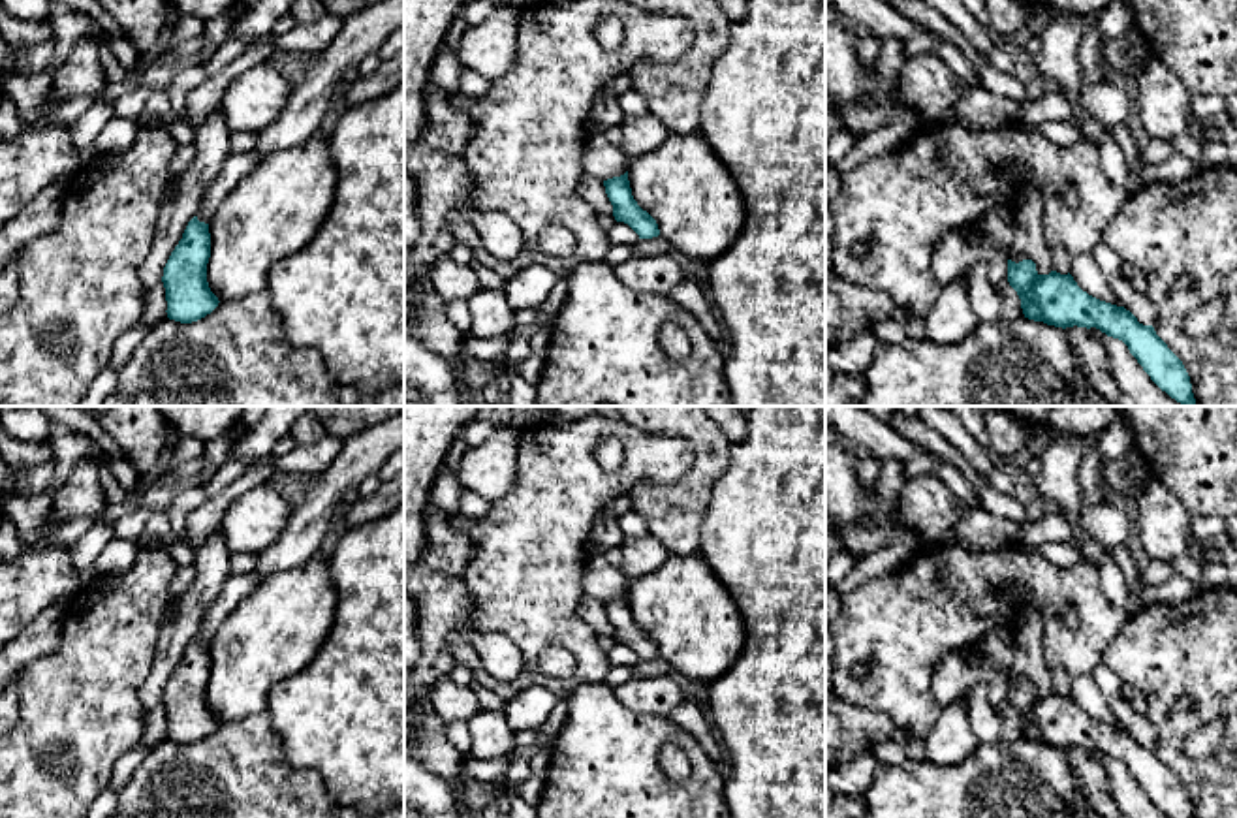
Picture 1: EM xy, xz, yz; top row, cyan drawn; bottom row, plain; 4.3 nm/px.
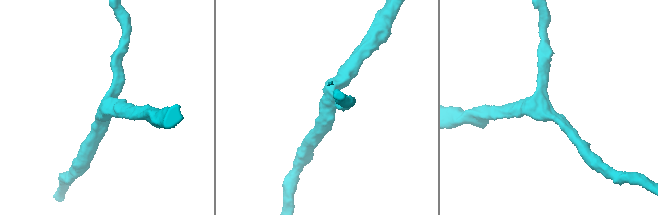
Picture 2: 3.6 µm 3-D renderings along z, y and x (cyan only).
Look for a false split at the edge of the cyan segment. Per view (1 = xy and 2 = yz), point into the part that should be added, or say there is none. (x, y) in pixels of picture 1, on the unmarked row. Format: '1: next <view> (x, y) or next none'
1: next none
2: next none

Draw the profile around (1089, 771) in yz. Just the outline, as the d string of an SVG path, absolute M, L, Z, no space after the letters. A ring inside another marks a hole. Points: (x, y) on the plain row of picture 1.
M1073 747L1073 748L1066 748L1066 754L1070 760L1070 767L1088 803L1088 809L1098 818L1120 818L1115 799L1109 790L1109 782L1107 782L1104 765L1094 756L1094 752Z

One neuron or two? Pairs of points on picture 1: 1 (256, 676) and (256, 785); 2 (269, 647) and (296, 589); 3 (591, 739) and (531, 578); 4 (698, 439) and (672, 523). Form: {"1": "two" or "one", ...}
{"1": "two", "2": "one", "3": "two", "4": "one"}

